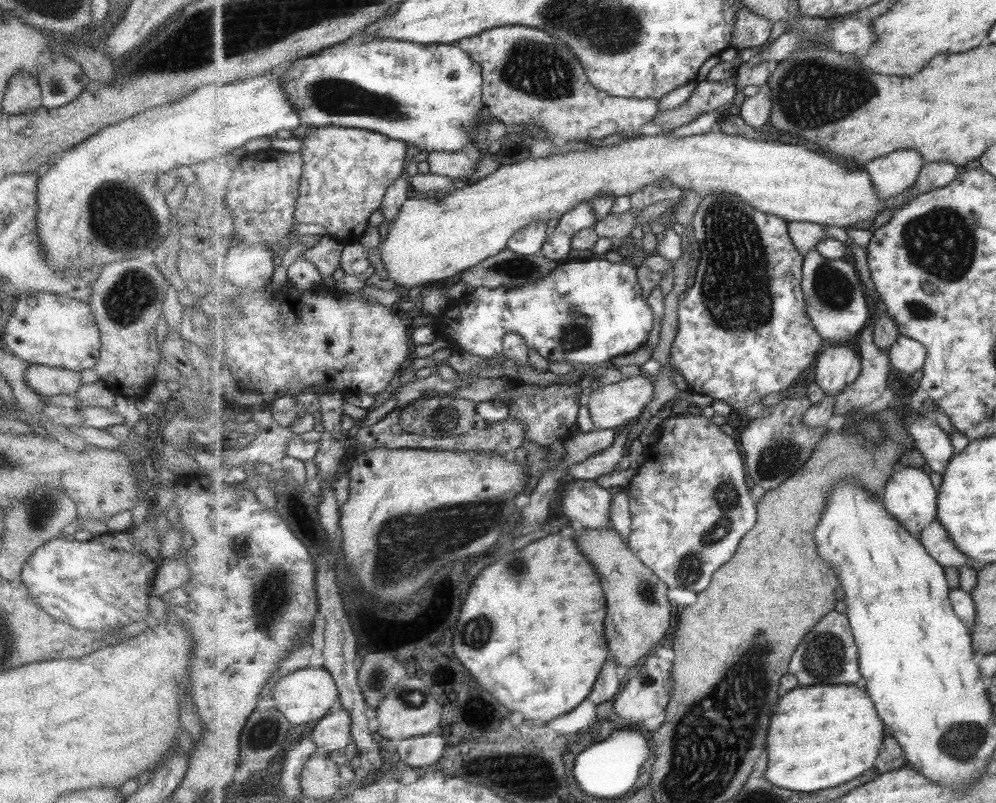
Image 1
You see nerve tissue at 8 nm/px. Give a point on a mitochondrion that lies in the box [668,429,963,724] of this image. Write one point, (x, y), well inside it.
(690, 570)

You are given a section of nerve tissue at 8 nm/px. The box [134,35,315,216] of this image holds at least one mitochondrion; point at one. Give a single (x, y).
(247, 45)

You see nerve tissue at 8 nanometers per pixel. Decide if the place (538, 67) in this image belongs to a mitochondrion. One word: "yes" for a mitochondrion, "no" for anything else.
yes

